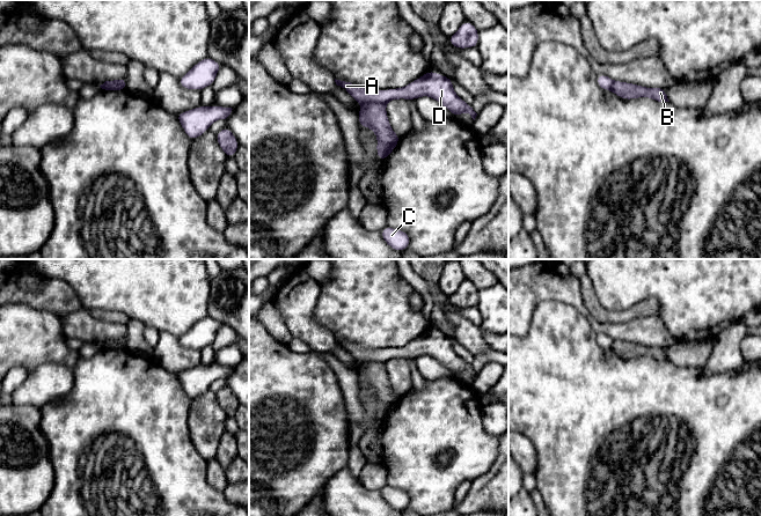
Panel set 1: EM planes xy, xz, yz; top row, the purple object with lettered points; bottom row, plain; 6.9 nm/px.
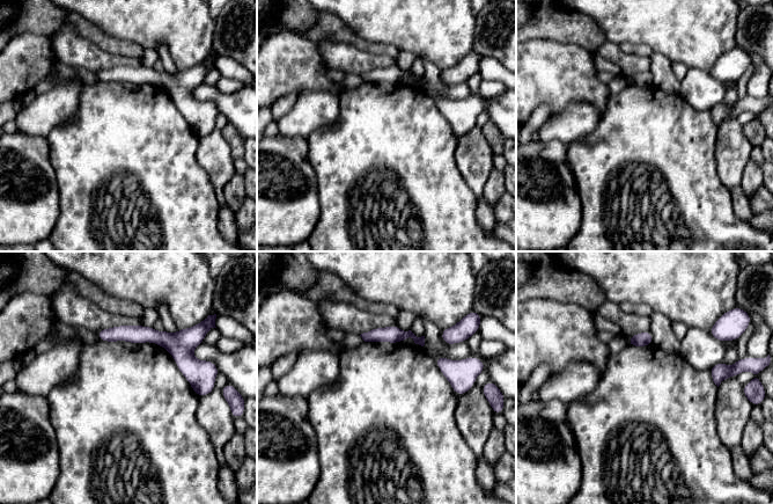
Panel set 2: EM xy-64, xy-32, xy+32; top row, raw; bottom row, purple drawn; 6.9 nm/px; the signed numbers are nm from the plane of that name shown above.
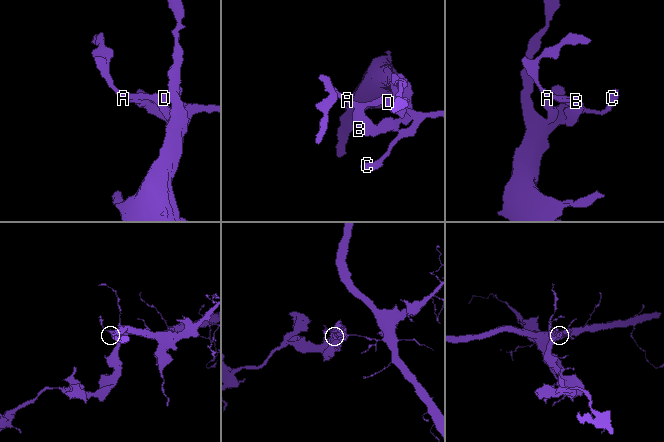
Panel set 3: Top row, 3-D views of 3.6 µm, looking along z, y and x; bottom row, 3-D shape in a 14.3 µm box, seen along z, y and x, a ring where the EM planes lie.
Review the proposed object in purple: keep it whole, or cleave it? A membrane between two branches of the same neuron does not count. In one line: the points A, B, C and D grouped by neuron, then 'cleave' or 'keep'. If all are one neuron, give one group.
groups A C D / B; cleave

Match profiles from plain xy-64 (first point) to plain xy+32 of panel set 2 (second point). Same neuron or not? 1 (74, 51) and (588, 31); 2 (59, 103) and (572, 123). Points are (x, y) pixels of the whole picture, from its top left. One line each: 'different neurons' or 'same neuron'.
1: different neurons
2: same neuron

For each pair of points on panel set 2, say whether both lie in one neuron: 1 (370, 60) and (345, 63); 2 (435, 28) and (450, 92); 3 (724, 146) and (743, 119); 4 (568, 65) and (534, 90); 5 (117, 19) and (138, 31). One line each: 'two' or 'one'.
1: one
2: two
3: two
4: one
5: one

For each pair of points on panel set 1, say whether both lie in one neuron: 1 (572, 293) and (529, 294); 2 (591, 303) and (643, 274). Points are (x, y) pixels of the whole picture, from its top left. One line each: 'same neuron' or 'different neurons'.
1: same neuron
2: different neurons

